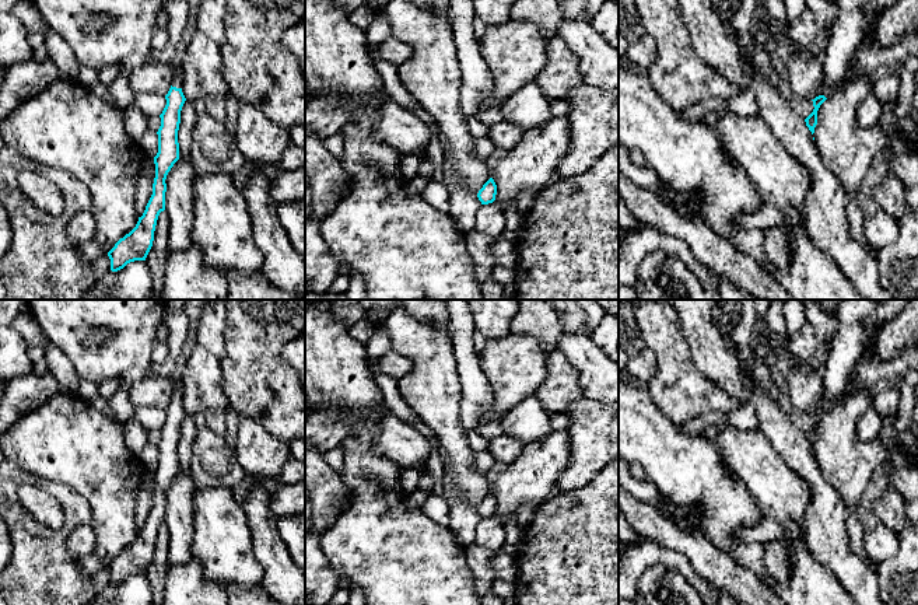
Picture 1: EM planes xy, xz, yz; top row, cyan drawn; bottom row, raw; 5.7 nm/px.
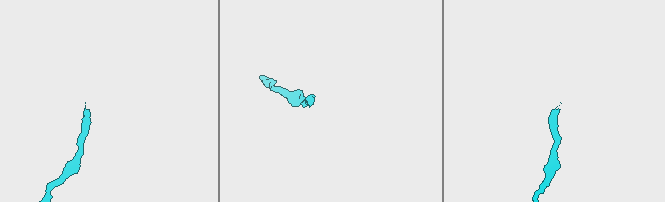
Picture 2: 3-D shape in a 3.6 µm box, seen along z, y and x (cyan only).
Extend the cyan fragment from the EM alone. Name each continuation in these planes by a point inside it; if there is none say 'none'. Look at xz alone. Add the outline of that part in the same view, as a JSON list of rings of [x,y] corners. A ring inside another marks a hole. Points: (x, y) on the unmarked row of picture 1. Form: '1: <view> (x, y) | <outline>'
none

